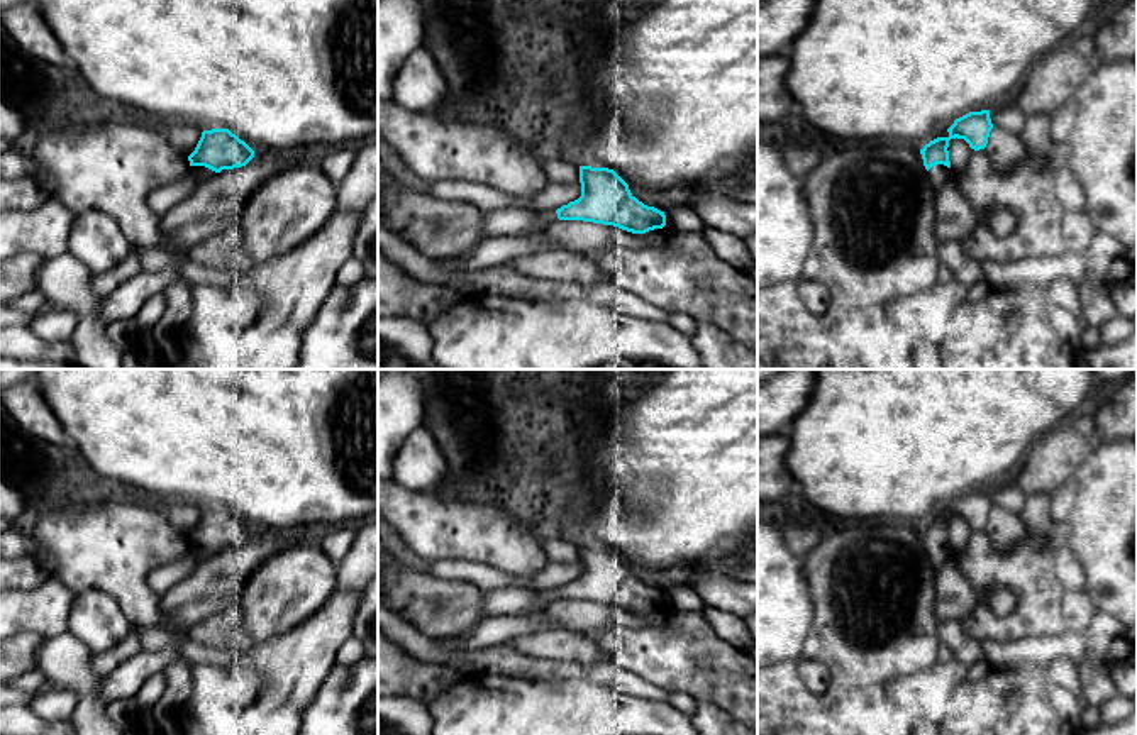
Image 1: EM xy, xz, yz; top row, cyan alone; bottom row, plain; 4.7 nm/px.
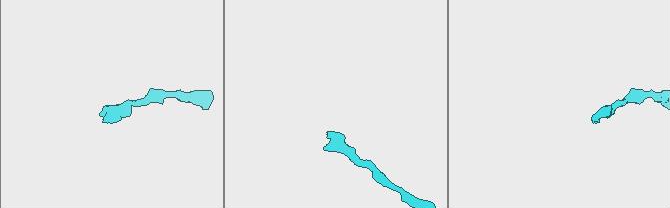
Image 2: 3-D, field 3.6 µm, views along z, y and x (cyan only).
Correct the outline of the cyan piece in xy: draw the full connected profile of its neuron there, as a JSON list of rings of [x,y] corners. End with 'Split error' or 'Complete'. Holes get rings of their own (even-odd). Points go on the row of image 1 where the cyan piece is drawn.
[[[229,129],[203,130],[195,151],[188,156],[188,173],[173,183],[161,185],[147,195],[147,207],[163,217],[185,200],[202,181],[222,169],[246,166],[254,151]]]. Split error

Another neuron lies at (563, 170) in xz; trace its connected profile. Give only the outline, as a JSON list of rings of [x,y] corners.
[[[566,156],[541,163],[552,183],[571,185],[580,181],[580,168]]]

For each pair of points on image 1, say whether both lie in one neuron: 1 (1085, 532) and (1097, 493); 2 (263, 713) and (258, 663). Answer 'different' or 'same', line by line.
1: same
2: same

